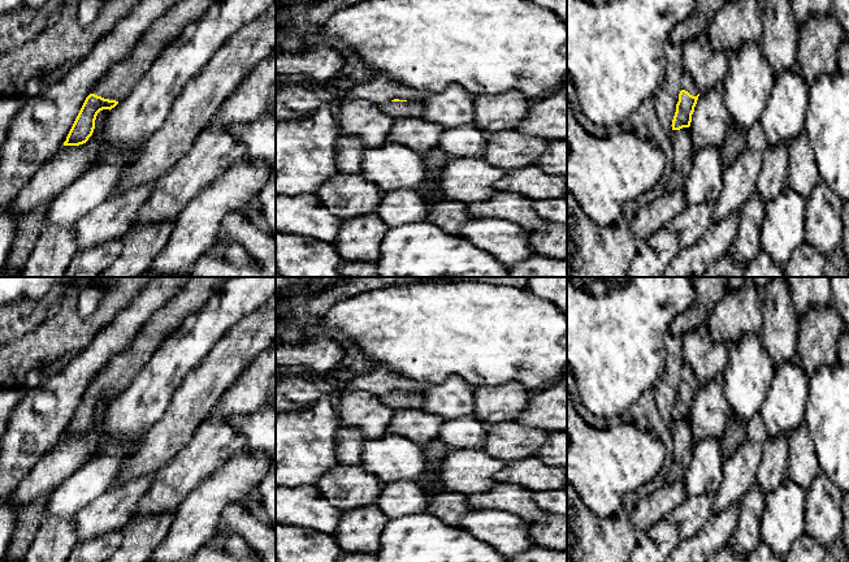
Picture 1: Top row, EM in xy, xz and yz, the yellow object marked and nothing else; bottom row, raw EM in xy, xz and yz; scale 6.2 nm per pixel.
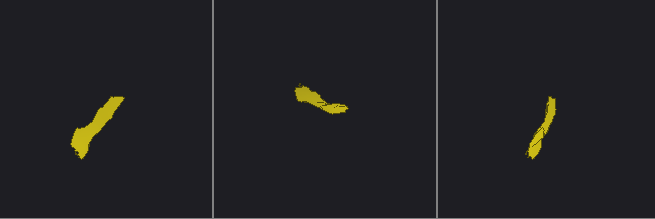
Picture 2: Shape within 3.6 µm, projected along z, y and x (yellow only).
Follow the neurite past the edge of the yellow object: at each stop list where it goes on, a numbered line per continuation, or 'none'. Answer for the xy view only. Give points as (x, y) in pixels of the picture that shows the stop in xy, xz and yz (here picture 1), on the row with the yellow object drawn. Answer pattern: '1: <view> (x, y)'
1: xy (120, 80)

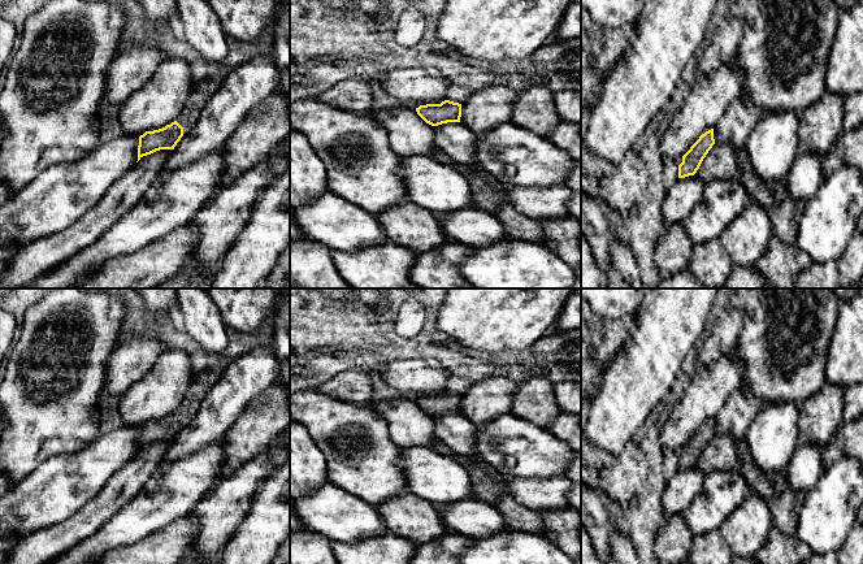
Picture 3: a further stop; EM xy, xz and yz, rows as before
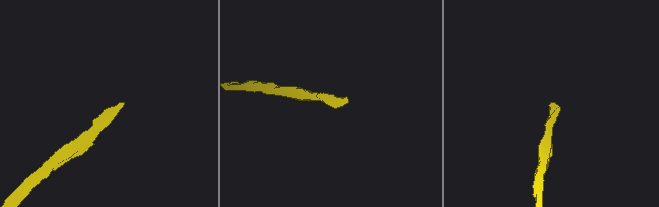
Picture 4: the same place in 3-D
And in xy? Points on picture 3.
1: xy (207, 86)

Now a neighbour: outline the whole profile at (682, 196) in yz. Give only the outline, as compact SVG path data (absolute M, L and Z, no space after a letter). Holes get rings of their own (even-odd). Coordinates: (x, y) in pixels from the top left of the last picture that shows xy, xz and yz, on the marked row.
M695 173L677 178L669 187L663 201L663 224L671 226L684 224L703 196L704 183Z

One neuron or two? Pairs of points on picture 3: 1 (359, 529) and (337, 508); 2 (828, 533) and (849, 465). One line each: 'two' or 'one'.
1: one
2: one

